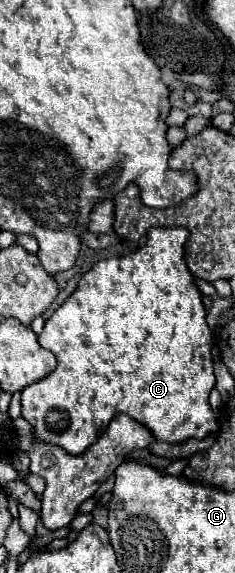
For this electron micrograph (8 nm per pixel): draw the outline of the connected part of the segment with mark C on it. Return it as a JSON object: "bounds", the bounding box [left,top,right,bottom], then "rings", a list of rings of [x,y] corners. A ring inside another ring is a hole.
{"bounds":[22,227,218,455],"rings":[[[154,227],[154,229],[150,229],[146,247],[142,247],[140,251],[136,251],[132,255],[126,255],[126,257],[104,259],[104,261],[96,263],[80,279],[80,283],[78,283],[76,291],[70,295],[70,299],[66,299],[54,311],[54,315],[46,321],[42,333],[38,335],[38,341],[44,349],[48,349],[56,355],[58,365],[56,365],[54,373],[50,373],[46,379],[42,379],[42,381],[38,381],[38,383],[34,383],[34,385],[30,385],[22,391],[22,417],[34,425],[38,439],[42,439],[46,443],[60,445],[62,449],[66,449],[72,455],[80,455],[88,445],[92,445],[98,439],[98,435],[102,435],[108,421],[116,413],[130,415],[138,423],[146,425],[158,441],[166,441],[166,443],[182,443],[186,439],[204,439],[206,435],[218,431],[218,417],[216,417],[216,413],[212,411],[212,407],[208,403],[208,395],[210,395],[210,391],[216,383],[211,351],[212,330],[206,323],[206,309],[204,309],[204,303],[202,303],[202,293],[196,287],[194,275],[186,265],[186,243],[188,243],[188,239],[190,239],[190,233],[184,227],[174,227],[174,229]]]}

